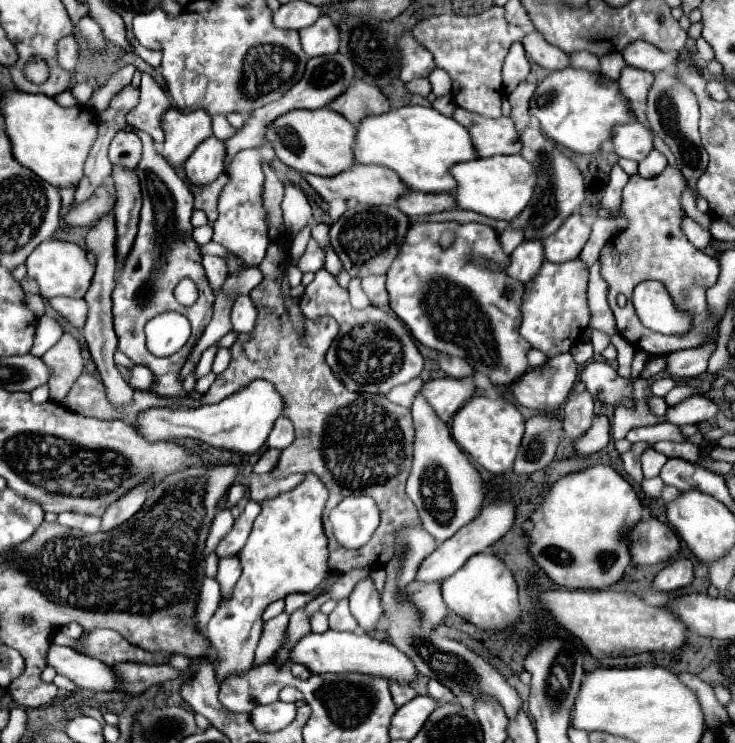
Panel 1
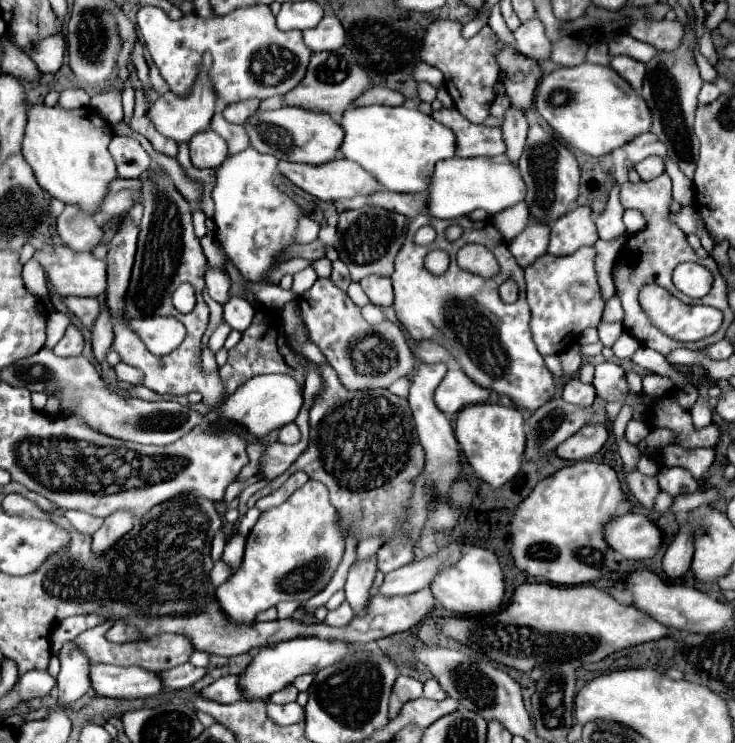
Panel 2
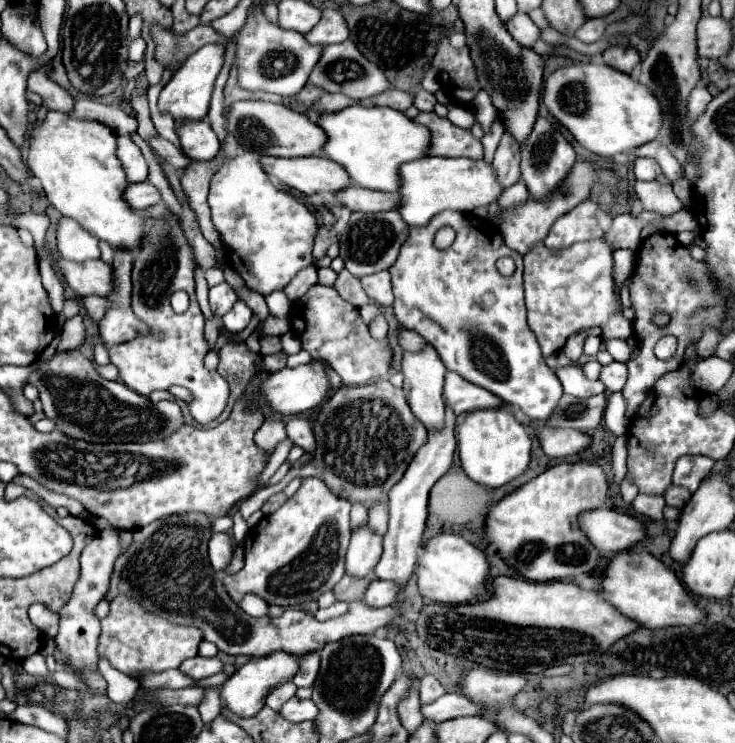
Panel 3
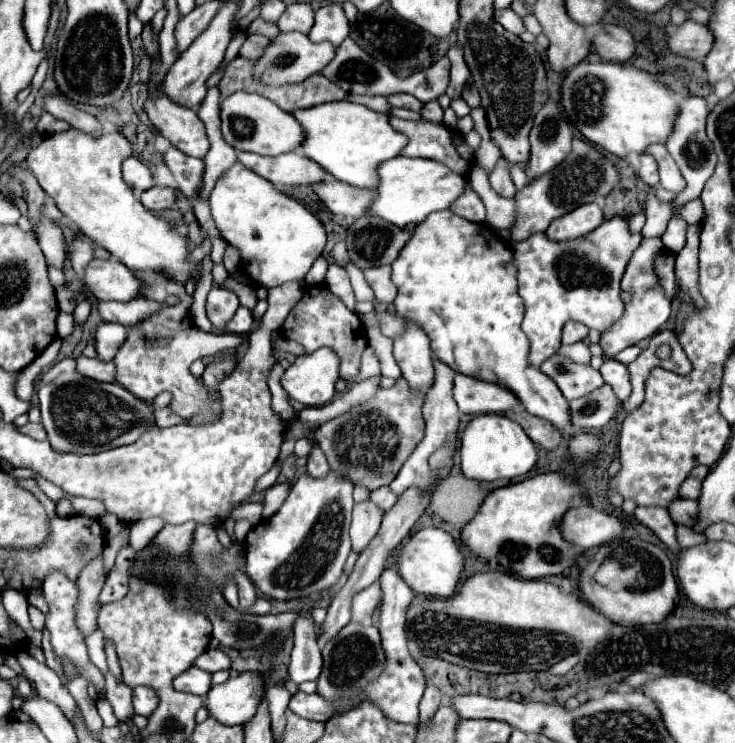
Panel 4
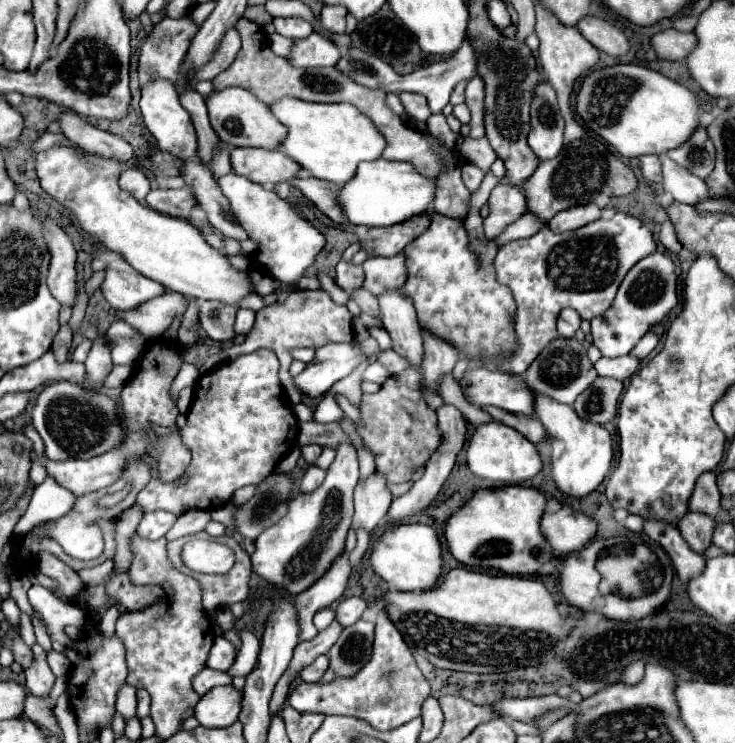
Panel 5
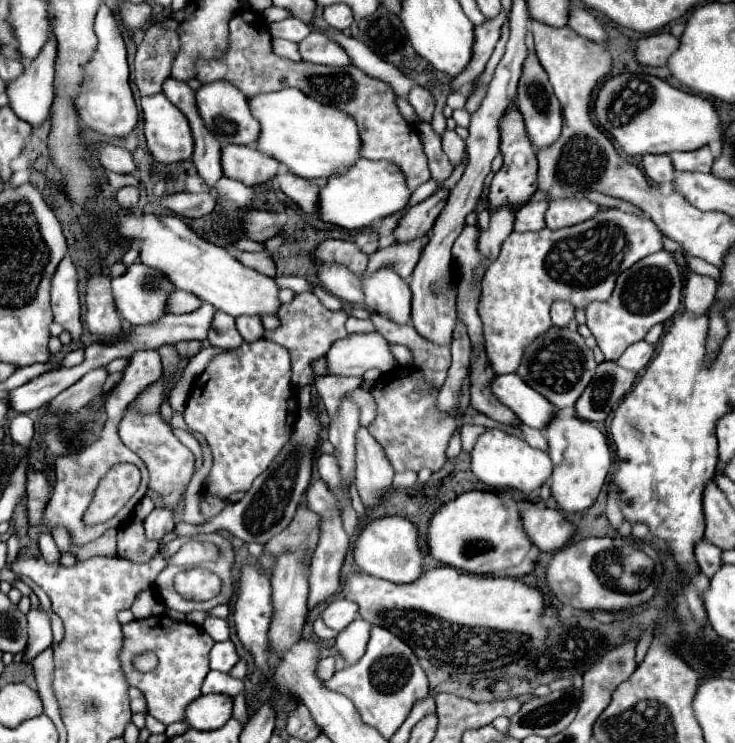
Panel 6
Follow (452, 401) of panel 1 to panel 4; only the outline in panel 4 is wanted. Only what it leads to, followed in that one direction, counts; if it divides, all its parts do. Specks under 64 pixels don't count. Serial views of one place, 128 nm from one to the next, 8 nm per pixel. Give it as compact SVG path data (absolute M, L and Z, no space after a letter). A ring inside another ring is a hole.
M456 374L454 378L454 400L464 414L502 414L520 406L520 400L508 388L466 374Z

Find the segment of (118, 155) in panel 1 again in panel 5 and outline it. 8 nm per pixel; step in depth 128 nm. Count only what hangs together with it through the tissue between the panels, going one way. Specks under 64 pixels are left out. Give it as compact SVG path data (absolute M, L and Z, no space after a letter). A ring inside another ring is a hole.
M124 170L120 174L120 188L124 192L130 192L132 196L136 196L138 202L142 202L152 186L150 186L150 180L148 180L148 176L144 172L140 172L140 170Z

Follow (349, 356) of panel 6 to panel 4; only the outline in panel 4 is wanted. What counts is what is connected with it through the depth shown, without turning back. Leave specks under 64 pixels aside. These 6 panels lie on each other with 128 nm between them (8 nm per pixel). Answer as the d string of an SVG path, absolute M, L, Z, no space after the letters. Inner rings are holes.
M332 348L298 356L282 376L282 388L302 406L324 406L332 400L332 386L340 378L340 358Z

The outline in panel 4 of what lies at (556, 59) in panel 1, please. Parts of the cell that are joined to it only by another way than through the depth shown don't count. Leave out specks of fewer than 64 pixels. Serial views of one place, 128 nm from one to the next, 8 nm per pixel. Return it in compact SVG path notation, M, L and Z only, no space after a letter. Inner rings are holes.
M496 8L494 10L494 20L498 24L502 24L508 32L512 34L522 34L524 32L524 24L522 18L512 10L512 8Z

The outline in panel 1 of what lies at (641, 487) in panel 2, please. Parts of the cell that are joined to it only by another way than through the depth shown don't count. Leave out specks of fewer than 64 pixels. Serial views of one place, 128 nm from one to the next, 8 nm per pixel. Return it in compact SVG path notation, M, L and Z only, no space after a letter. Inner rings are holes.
M638 442L638 444L634 444L634 446L632 446L632 450L630 450L630 452L622 454L624 470L626 470L626 474L628 474L636 484L642 484L642 480L644 480L642 470L640 470L640 456L642 456L642 452L644 452L646 448L648 448L648 444L646 444L646 442Z

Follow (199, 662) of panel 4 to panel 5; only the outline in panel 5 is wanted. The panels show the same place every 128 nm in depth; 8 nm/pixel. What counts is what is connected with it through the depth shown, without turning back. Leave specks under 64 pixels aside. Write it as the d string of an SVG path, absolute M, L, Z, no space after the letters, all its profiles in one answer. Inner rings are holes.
M218 636L214 640L214 646L212 646L212 652L208 656L208 668L214 668L214 670L220 670L220 672L228 672L228 668L232 666L236 658L236 648L230 640L226 640L224 636Z

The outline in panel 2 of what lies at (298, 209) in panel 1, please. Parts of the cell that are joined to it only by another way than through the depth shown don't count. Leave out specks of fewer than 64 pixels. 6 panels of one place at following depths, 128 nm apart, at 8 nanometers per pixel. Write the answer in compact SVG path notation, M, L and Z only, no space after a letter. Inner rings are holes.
M302 216L300 224L298 224L296 236L304 236L306 242L314 242L316 236L318 236L318 230L320 230L320 226L314 220L310 220L308 216Z

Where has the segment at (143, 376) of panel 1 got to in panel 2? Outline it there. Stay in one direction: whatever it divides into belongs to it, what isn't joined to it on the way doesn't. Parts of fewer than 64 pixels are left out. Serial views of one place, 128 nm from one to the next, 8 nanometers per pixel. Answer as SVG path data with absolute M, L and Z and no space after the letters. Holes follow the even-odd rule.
M118 362L118 364L114 366L114 372L116 372L118 380L122 380L122 382L126 382L126 384L138 384L138 382L140 382L140 372L138 372L136 368L124 364L124 362Z

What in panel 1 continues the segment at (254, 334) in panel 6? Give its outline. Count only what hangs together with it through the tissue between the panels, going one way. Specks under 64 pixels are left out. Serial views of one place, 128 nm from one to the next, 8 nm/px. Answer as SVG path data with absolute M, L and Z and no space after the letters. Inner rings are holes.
M238 296L232 306L232 328L236 332L250 332L256 322L256 308L248 296Z

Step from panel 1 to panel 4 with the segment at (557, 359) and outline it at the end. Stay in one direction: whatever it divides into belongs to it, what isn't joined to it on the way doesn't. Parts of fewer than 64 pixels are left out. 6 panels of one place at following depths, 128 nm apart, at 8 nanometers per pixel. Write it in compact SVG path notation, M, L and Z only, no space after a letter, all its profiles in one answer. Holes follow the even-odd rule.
M566 322L562 328L562 344L572 344L578 340L584 340L588 336L588 328L580 322Z

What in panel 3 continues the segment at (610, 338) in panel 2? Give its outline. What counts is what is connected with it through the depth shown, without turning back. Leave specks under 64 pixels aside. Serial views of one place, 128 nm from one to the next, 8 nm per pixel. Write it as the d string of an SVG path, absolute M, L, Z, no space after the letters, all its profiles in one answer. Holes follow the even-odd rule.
M604 340L606 342L606 350L612 354L614 360L618 362L628 362L630 356L634 354L632 348L624 342L624 340Z

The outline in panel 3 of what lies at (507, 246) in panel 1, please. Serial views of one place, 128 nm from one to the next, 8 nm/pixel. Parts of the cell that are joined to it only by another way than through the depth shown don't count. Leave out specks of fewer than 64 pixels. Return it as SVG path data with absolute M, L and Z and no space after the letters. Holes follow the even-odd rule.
M518 180L516 186L512 188L506 188L506 192L502 192L502 196L498 198L498 204L500 204L500 210L506 210L510 206L516 206L516 204L522 204L526 198L530 196L526 184L522 180Z

